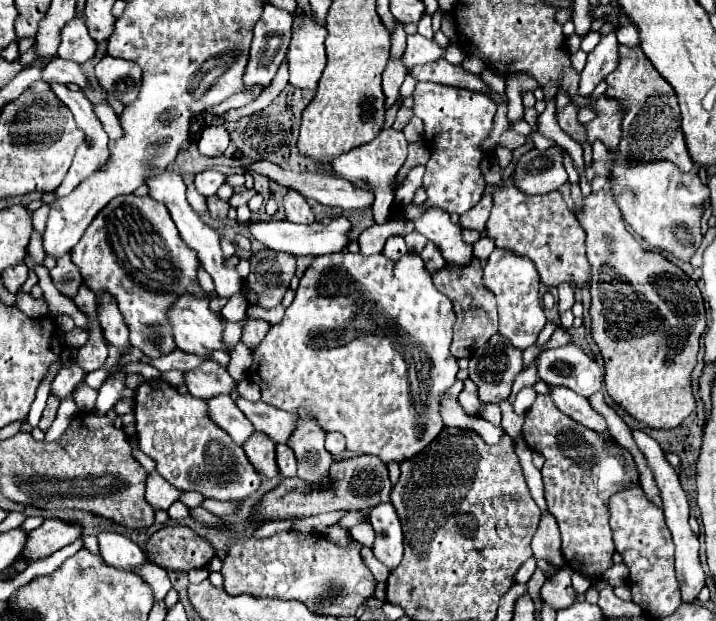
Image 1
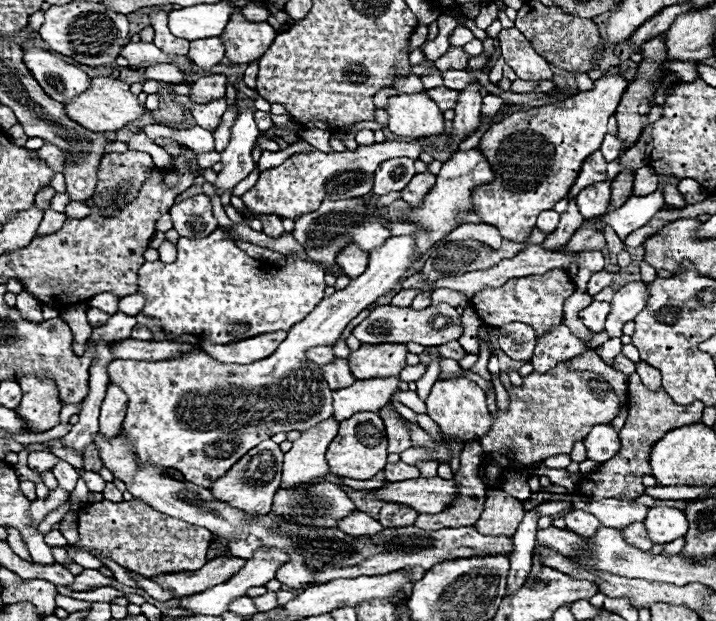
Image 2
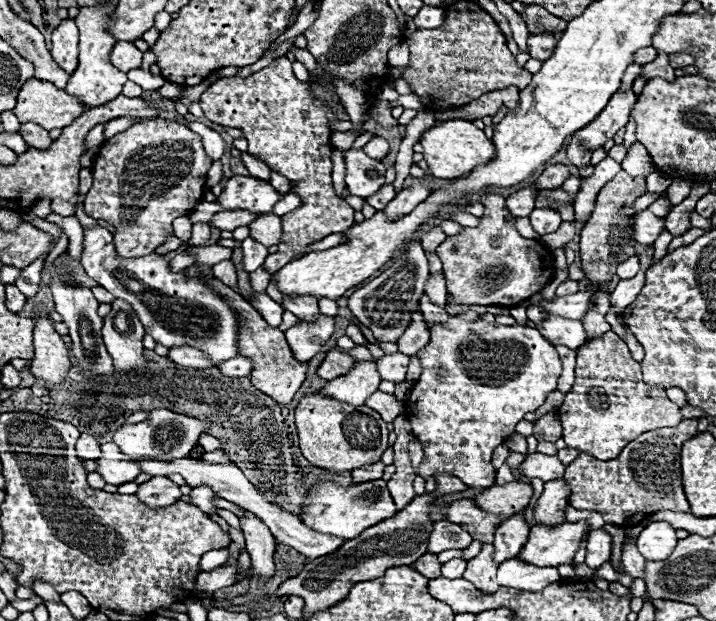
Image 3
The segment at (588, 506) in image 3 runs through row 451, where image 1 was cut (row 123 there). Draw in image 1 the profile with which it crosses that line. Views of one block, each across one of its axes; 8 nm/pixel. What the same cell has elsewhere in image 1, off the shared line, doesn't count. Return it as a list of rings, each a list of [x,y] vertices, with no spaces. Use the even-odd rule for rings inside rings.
[[[620,46],[620,64],[618,68],[608,74],[606,78],[608,90],[606,94],[610,98],[616,98],[624,102],[626,116],[622,120],[622,140],[616,154],[610,154],[602,142],[592,144],[592,164],[586,166],[586,178],[588,184],[596,176],[608,176],[612,158],[618,160],[672,160],[682,172],[690,172],[696,168],[688,154],[688,146],[682,134],[680,126],[680,108],[678,98],[674,94],[674,88],[666,82],[666,78],[652,66],[652,62],[646,58],[640,46]]]

